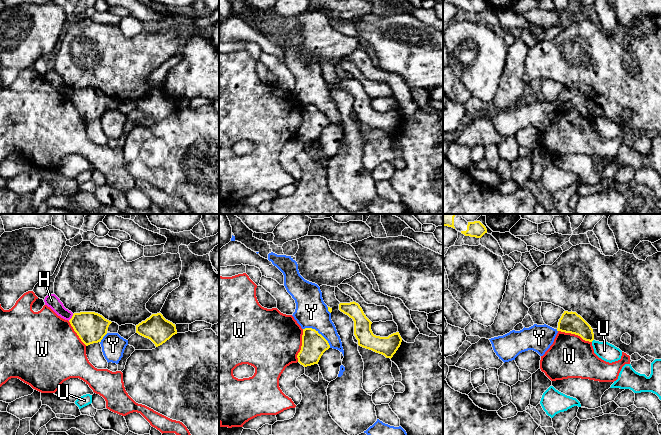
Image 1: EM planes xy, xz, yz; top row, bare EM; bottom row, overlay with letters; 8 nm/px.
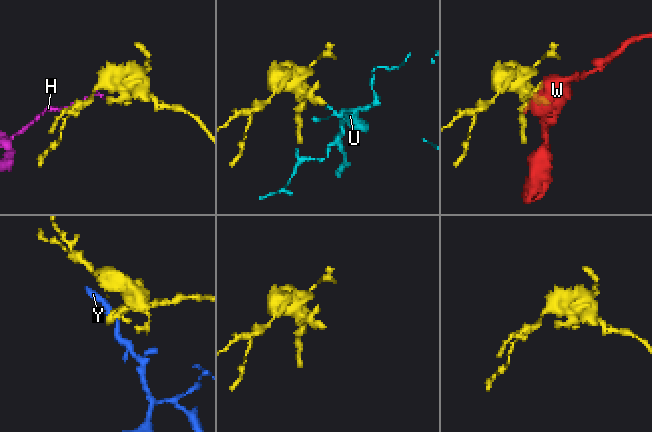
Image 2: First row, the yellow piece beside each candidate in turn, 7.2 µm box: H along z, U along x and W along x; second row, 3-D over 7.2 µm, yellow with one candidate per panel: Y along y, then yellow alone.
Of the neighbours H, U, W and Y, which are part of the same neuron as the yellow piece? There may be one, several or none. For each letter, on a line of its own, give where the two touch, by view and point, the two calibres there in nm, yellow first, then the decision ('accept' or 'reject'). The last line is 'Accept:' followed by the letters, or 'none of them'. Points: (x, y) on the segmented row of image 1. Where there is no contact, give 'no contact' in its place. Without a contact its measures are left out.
H: xy (72, 317) | 240/110 nm | reject
U: yz (592, 340) | 180/140 nm | reject
W: yz (575, 334) | 180/340 nm | reject
Y: xz (317, 332) | 190/260 nm | reject
Accept: none of them

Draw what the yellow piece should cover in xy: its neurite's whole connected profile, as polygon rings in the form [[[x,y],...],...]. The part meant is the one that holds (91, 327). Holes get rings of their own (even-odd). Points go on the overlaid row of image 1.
[[[95,312],[74,313],[69,322],[86,346],[101,342],[112,323]]]

